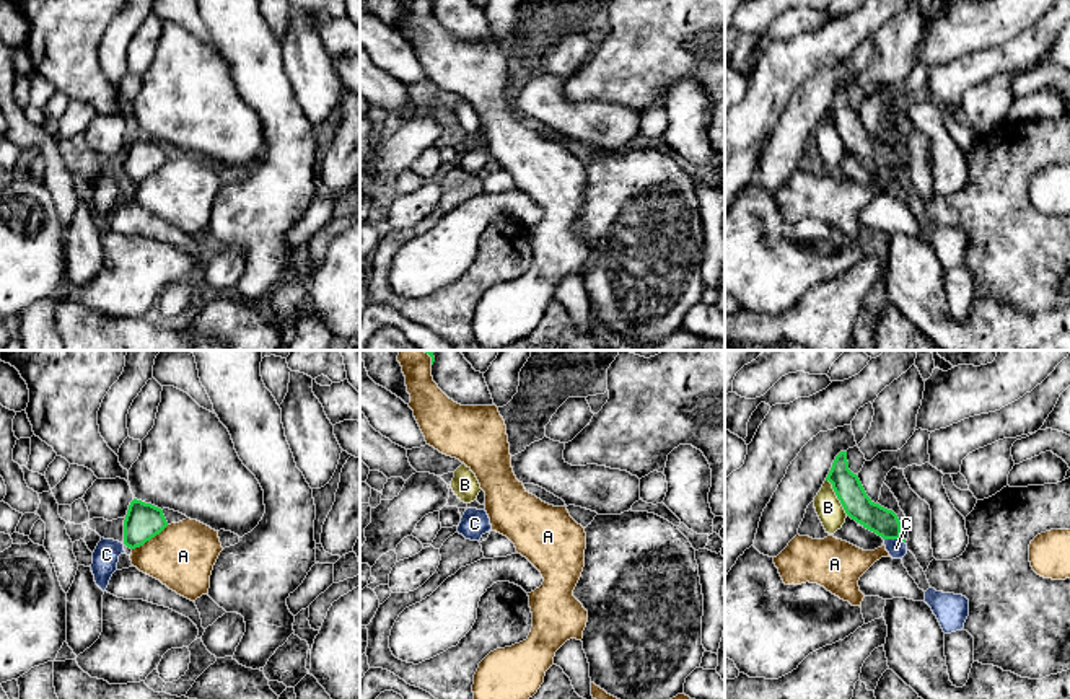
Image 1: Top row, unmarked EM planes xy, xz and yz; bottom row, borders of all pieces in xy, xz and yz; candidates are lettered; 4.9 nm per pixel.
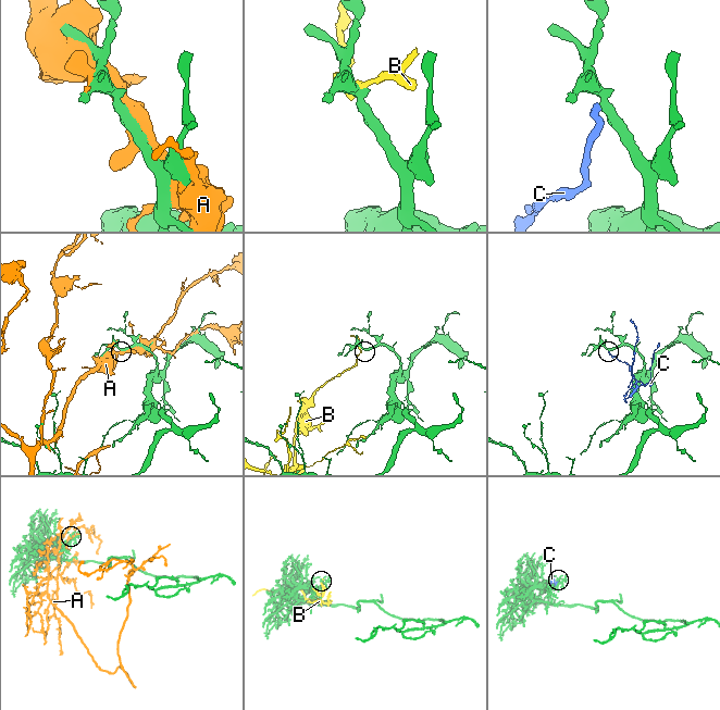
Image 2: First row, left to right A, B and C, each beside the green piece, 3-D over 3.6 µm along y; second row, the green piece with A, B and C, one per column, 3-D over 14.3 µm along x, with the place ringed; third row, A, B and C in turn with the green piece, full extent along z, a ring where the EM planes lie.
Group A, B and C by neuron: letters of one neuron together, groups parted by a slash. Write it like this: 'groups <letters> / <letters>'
groups A / B / C

